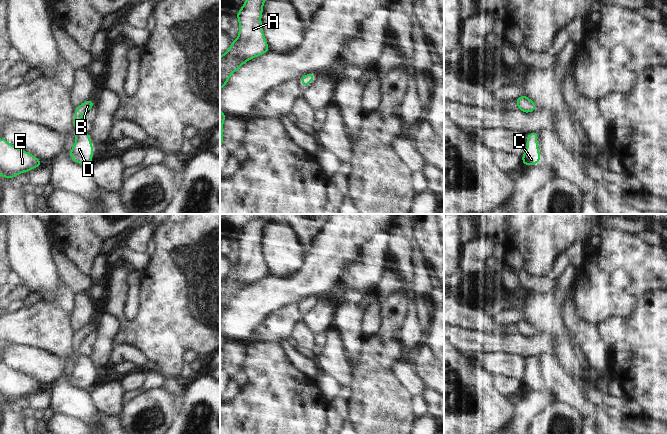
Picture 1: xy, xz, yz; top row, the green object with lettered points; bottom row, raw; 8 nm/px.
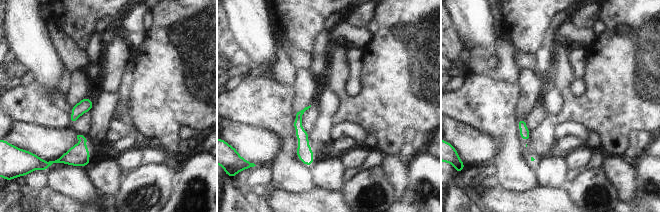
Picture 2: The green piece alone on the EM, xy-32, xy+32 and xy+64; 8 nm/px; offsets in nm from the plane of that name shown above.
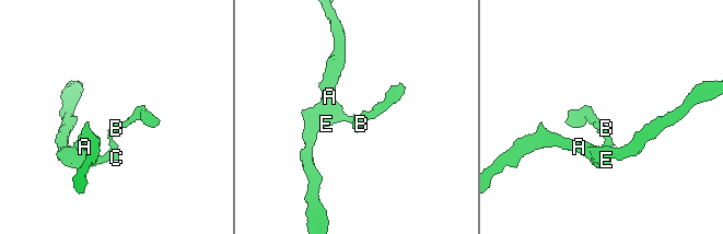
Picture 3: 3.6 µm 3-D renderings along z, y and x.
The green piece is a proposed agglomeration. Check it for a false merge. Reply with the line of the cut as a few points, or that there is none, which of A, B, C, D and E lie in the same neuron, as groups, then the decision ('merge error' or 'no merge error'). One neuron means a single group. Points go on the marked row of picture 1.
cut none; groups A B C D E; no merge error

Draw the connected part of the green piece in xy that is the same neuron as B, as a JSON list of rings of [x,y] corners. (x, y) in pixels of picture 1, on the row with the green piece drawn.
[[[88,99],[81,105],[75,108],[75,119],[71,122],[75,126],[75,138],[77,142],[72,146],[69,153],[70,158],[81,165],[91,165],[93,155],[93,145],[90,141],[90,135],[79,128],[79,123],[82,116],[92,107],[95,103]]]

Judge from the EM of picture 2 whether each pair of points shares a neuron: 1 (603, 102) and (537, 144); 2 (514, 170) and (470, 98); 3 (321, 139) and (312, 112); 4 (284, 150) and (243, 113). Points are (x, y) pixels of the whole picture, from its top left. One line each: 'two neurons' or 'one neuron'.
1: two neurons
2: one neuron
3: two neurons
4: one neuron

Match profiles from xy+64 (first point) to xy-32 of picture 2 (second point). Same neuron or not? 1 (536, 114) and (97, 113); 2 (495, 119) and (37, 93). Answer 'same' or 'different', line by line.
1: different
2: same

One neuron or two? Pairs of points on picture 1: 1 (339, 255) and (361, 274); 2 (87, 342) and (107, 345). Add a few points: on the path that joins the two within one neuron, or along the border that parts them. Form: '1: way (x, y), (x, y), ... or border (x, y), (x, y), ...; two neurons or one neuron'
1: border (363, 244), (360, 257), (340, 274), (336, 283); two neurons
2: border (95, 331), (93, 350), (88, 357); two neurons

